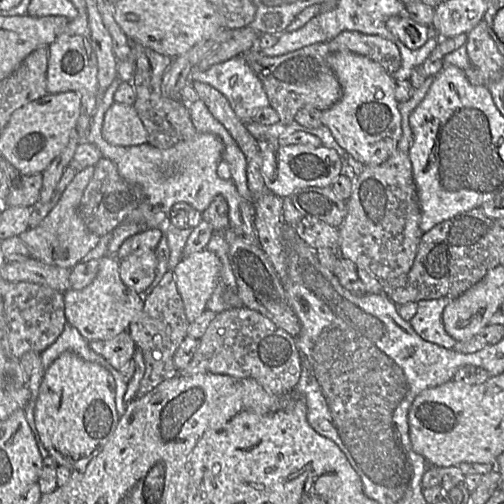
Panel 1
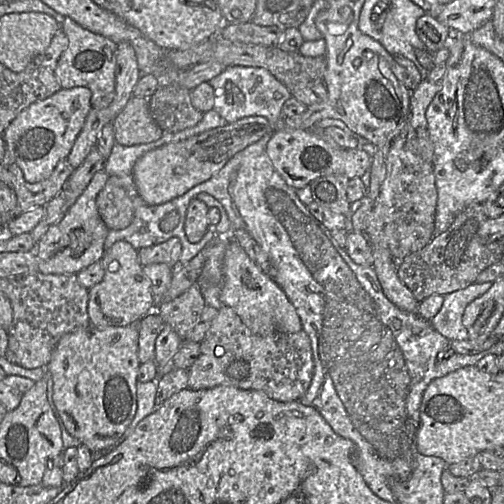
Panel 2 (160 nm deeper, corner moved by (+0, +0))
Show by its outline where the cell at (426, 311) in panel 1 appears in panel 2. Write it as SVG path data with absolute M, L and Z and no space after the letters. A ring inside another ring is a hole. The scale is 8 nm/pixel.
M493 282L475 283L444 295L440 311L429 321L431 326L449 341L467 340L468 332L462 323L466 307L485 294Z

